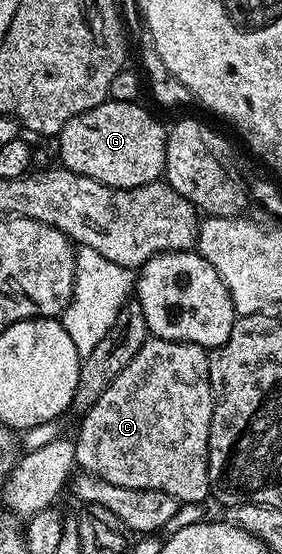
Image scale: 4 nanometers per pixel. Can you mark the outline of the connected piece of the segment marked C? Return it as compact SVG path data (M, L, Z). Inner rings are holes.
M149 337L134 353L134 361L106 385L106 393L96 398L96 404L83 412L84 420L80 423L80 432L74 435L76 445L76 467L81 472L97 475L102 481L108 481L110 485L122 485L126 489L158 489L162 493L170 493L170 497L180 500L181 504L203 504L204 498L209 498L208 489L208 438L210 437L210 424L212 424L212 405L214 402L214 388L210 381L210 369L208 368L209 352L205 348L193 343L175 343L169 339Z

